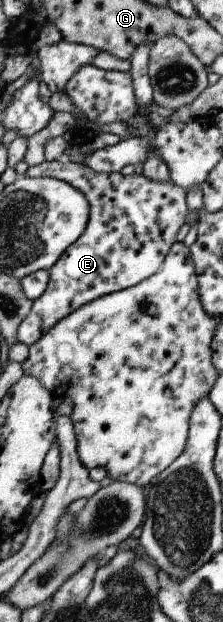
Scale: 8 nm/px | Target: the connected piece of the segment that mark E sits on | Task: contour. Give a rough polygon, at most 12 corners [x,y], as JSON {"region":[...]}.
{"region":[[64,159],[90,200],[17,341],[162,269],[193,214],[173,181]]}

